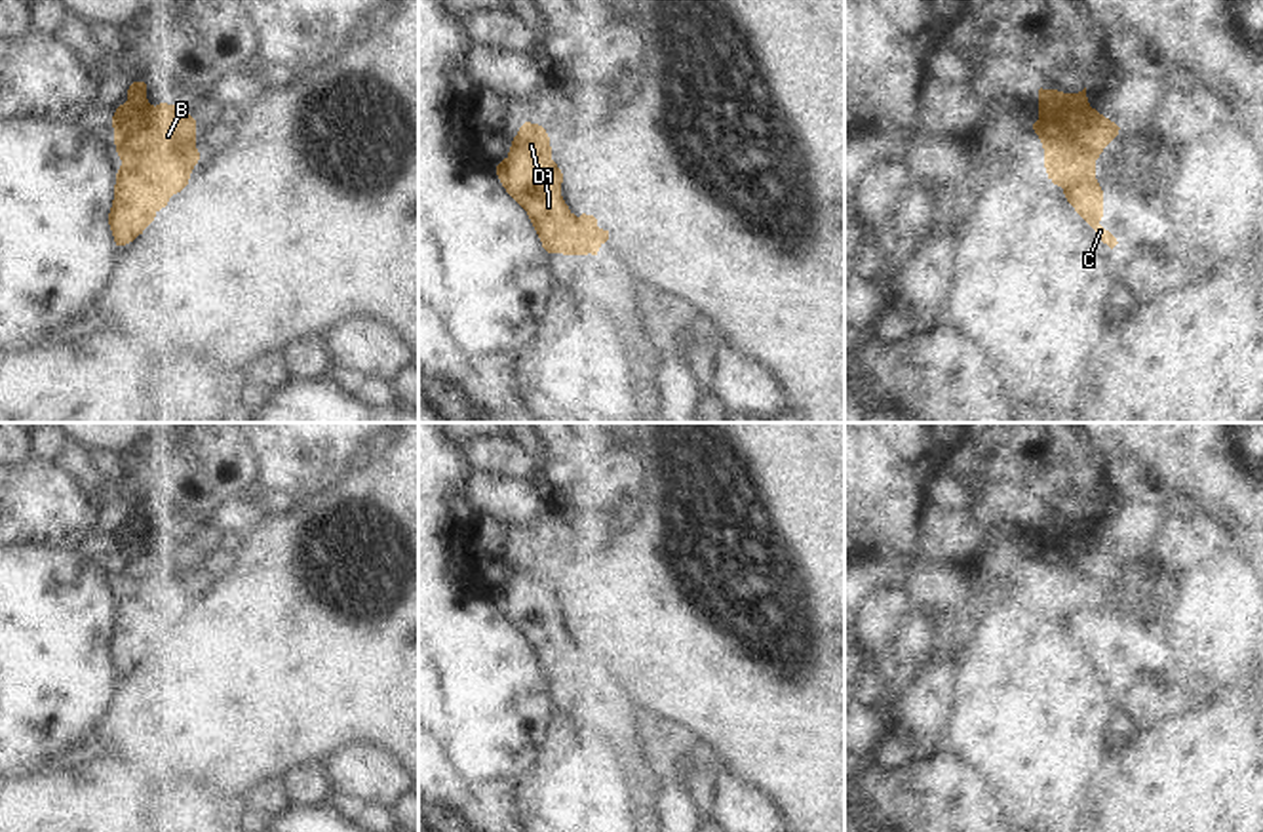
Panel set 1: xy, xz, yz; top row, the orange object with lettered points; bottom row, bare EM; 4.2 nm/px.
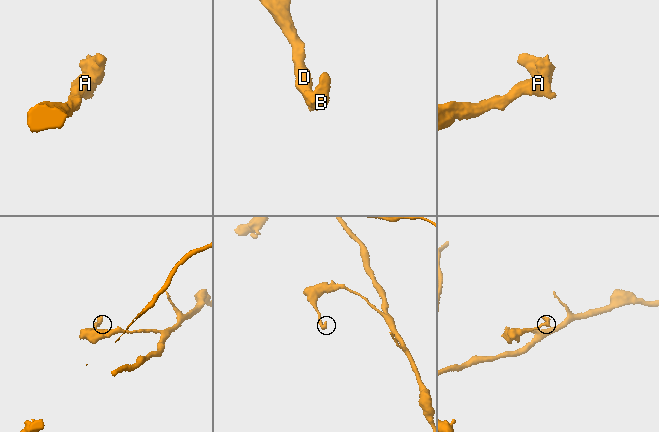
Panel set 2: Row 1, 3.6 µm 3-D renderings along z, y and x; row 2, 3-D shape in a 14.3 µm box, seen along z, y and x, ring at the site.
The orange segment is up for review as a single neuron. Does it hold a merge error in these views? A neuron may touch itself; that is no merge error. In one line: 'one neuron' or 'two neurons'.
one neuron

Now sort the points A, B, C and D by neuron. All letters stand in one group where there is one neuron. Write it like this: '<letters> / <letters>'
A B C D

